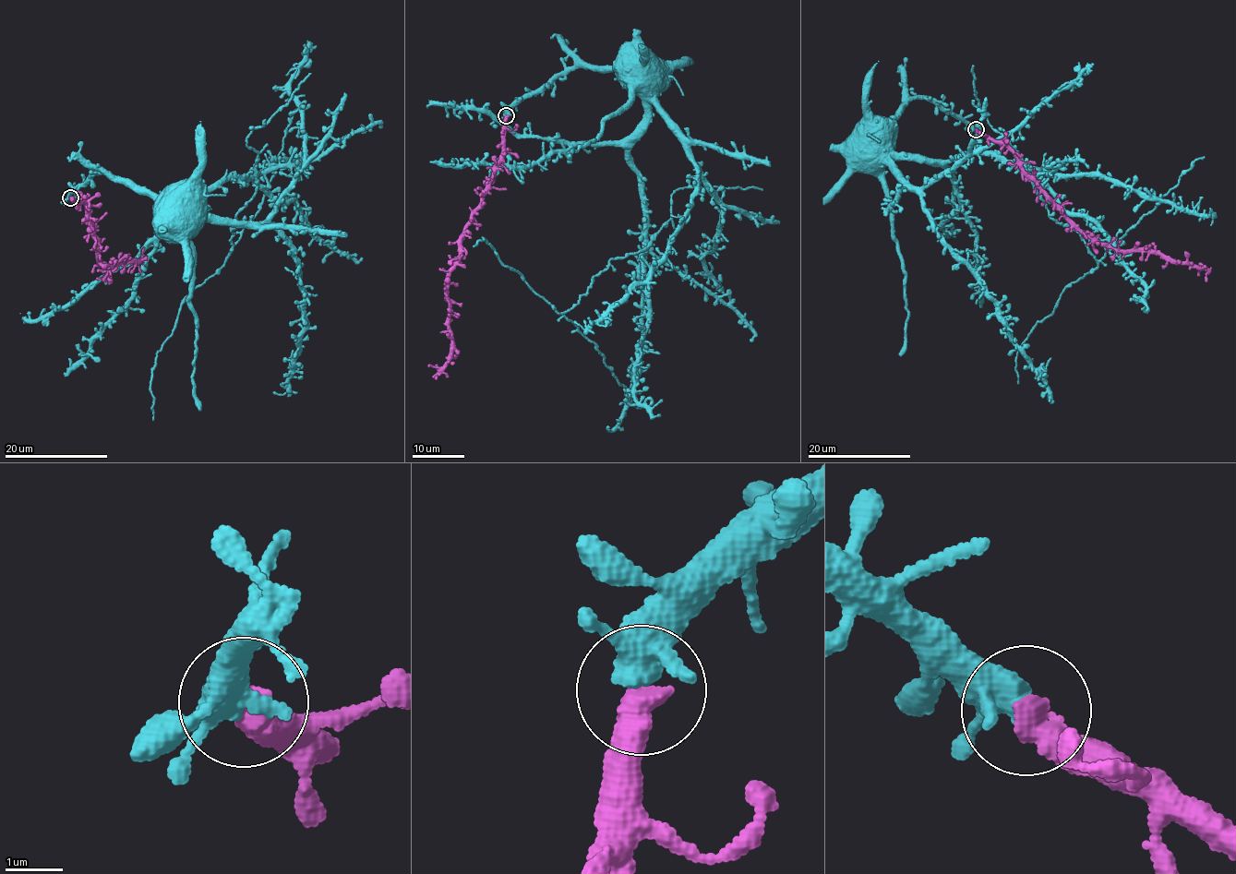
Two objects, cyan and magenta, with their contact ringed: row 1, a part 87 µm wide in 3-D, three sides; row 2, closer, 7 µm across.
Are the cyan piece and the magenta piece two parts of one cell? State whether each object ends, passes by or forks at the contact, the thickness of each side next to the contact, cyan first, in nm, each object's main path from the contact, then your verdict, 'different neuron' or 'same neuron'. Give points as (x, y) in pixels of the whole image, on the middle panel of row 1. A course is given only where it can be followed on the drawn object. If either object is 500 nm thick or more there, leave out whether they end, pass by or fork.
360 nm thick on the cyan side, 500 nm on the other; cyan runs (506, 115), (516, 104), (562, 72), (580, 66), (615, 68), (625, 60), (630, 61); magenta runs (506, 116), (499, 158), (481, 207), (466, 226), (459, 257), (452, 265), (447, 282), (451, 358), (436, 379); same neuron

